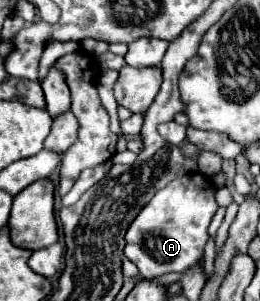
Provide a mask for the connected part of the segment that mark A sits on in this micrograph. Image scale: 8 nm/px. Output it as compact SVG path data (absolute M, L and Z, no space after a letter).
M201 172L175 178L163 190L159 190L131 222L125 234L125 256L139 268L139 274L145 278L167 272L185 272L203 256L205 232L217 208L215 186L211 180L205 180Z

